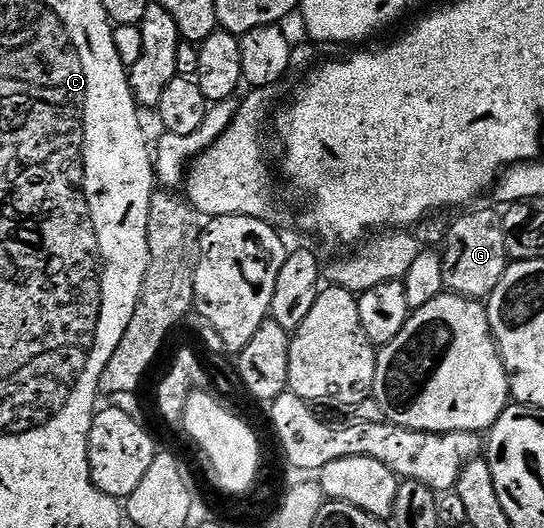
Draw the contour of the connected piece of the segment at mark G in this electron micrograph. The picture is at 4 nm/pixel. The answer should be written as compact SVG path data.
M466 210L449 227L441 251L445 291L478 301L488 300L511 262L507 237L503 233L502 212Z

